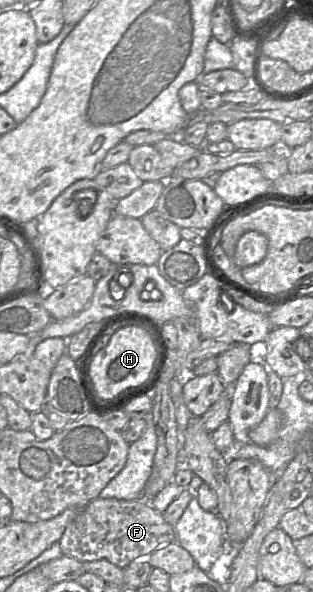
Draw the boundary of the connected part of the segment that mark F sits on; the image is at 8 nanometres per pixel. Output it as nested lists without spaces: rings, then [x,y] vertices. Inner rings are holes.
[[[96,498],[67,525],[59,543],[63,555],[81,562],[105,559],[125,569],[136,559],[147,558],[157,548],[176,541],[173,526],[144,499],[136,501]]]

